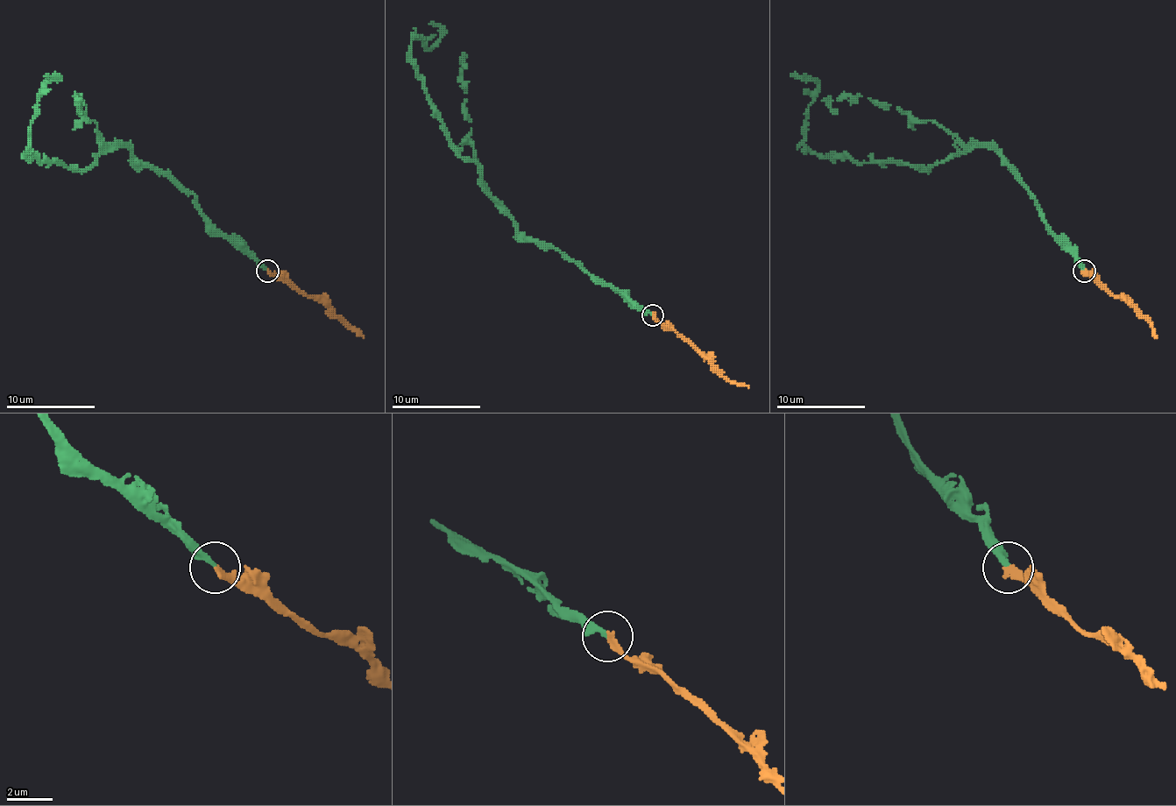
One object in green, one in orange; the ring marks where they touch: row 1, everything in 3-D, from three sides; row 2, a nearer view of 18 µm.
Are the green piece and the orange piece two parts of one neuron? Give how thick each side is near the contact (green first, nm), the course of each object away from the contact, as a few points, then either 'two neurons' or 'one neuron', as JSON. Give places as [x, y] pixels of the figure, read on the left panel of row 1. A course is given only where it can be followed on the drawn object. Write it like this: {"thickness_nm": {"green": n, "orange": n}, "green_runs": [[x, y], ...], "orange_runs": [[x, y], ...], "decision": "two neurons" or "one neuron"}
{"thickness_nm": {"green": 240, "orange": 280}, "green_runs": [[268, 272], [193, 194], [125, 147], [108, 147], [88, 169], [25, 158], [35, 104], [54, 78], [44, 76]], "orange_runs": [[268, 272], [297, 289], [315, 295], [339, 320], [364, 338]], "decision": "one neuron"}

